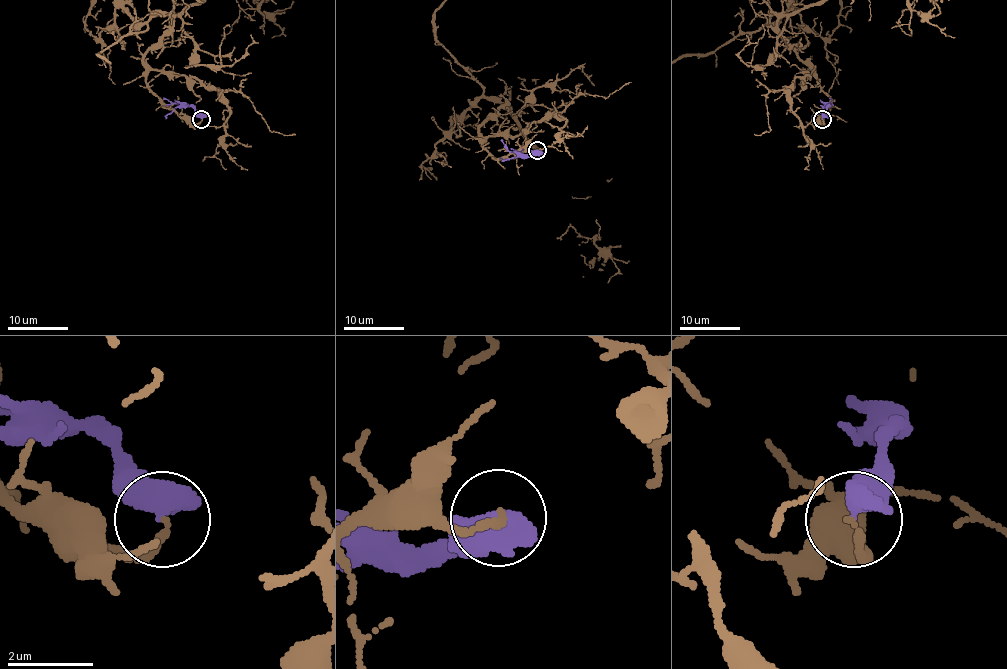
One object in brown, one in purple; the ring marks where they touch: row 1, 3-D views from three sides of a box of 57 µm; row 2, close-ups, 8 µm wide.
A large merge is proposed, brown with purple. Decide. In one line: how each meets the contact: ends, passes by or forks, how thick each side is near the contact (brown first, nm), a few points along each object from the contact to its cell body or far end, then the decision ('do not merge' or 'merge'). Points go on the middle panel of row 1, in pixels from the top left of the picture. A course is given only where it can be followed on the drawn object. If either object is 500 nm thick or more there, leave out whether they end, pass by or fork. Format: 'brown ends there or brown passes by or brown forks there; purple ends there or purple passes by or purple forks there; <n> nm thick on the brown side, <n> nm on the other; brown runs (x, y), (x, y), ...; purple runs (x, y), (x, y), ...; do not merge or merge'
180 nm thick on the brown side, 650 nm on the other; brown runs (537, 151), (495, 158), (481, 145), (480, 126), (507, 104), (436, 39), (435, 10); purple runs (537, 151), (516, 155), (507, 149), (501, 139); do not merge

